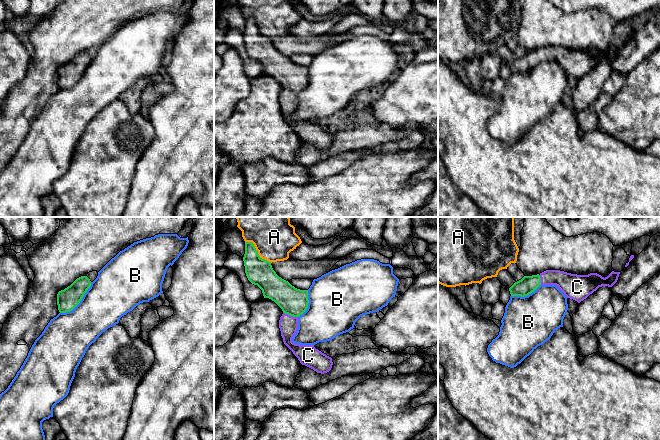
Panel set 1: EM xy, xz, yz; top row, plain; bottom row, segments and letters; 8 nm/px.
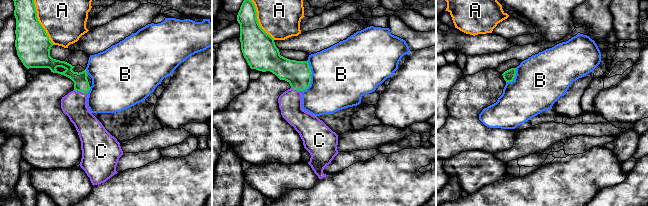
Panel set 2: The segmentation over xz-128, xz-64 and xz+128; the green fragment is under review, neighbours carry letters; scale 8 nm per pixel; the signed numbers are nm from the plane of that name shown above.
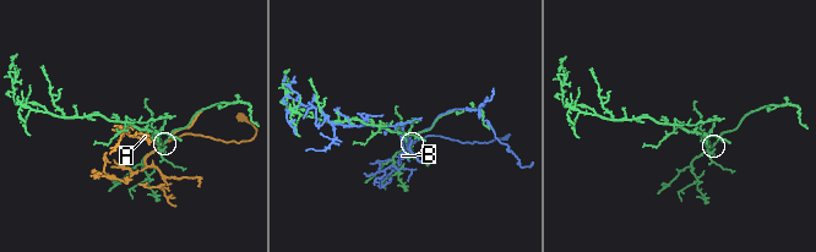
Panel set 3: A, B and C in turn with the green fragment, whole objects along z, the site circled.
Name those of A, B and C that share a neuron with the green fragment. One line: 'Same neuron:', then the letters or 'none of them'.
Same neuron: C

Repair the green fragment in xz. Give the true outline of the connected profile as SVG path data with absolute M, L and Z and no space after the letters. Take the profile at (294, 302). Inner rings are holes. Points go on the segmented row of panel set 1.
M252 242L245 243L243 261L248 280L262 290L264 298L274 301L283 311L279 328L284 344L302 365L317 373L329 372L333 365L331 357L316 349L314 345L300 345L292 342L298 329L298 317L308 308L308 290L297 289L279 277L273 270L271 262L259 256Z

